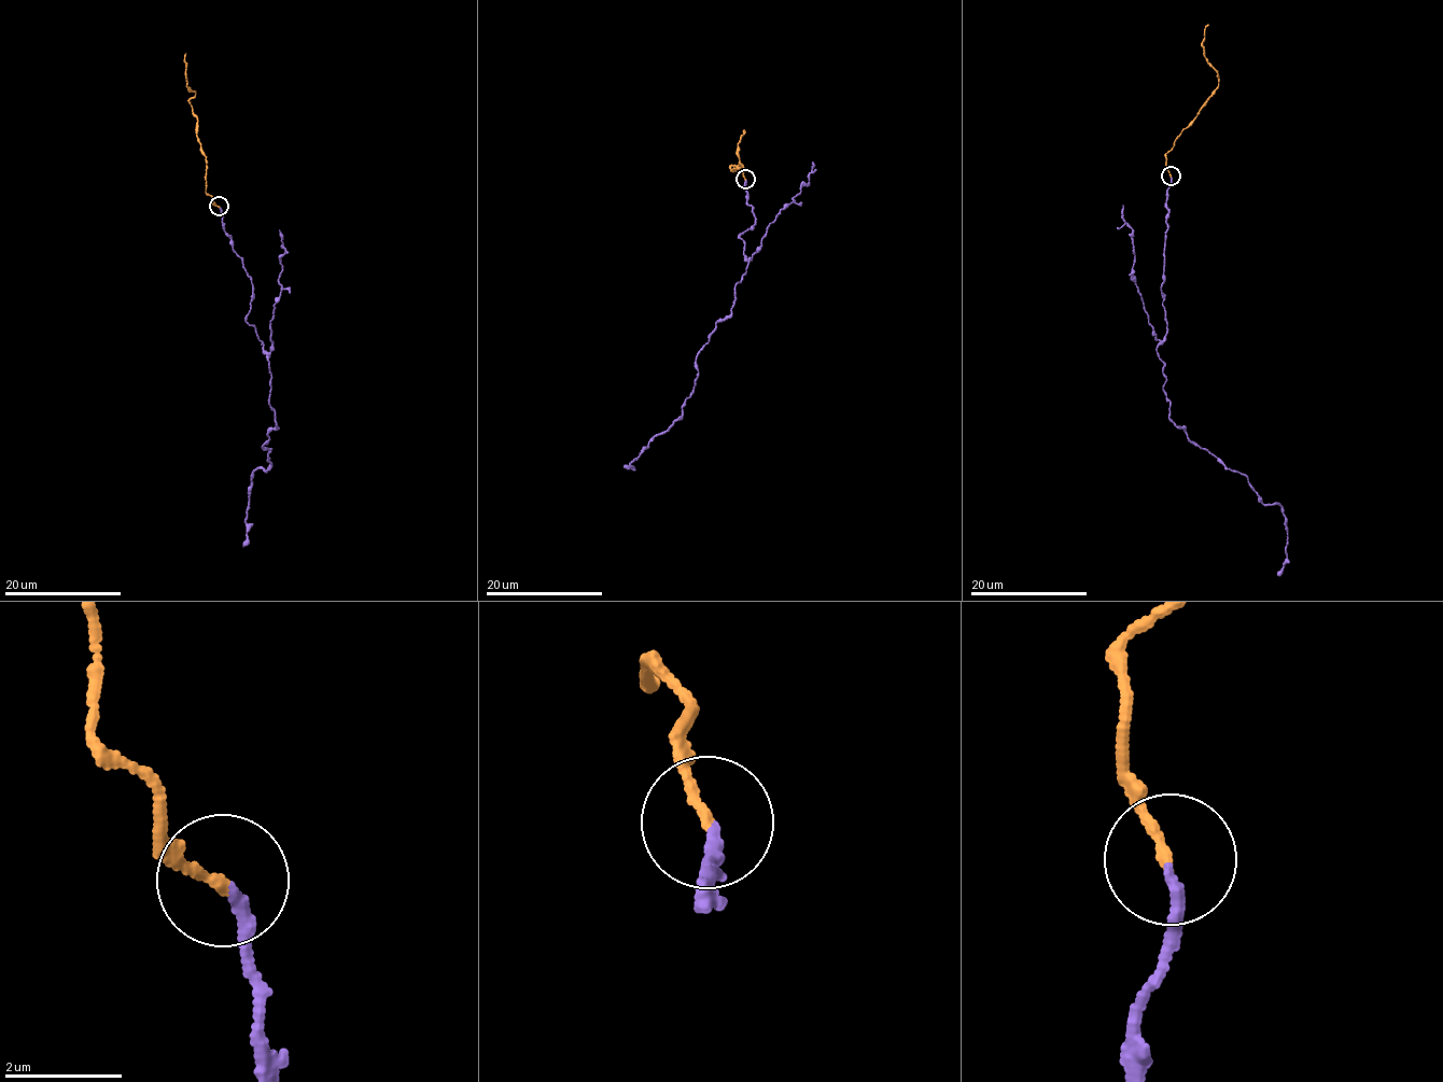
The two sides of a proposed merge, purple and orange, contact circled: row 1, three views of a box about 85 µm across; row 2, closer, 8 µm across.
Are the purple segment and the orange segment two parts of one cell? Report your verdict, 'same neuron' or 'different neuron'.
same neuron

